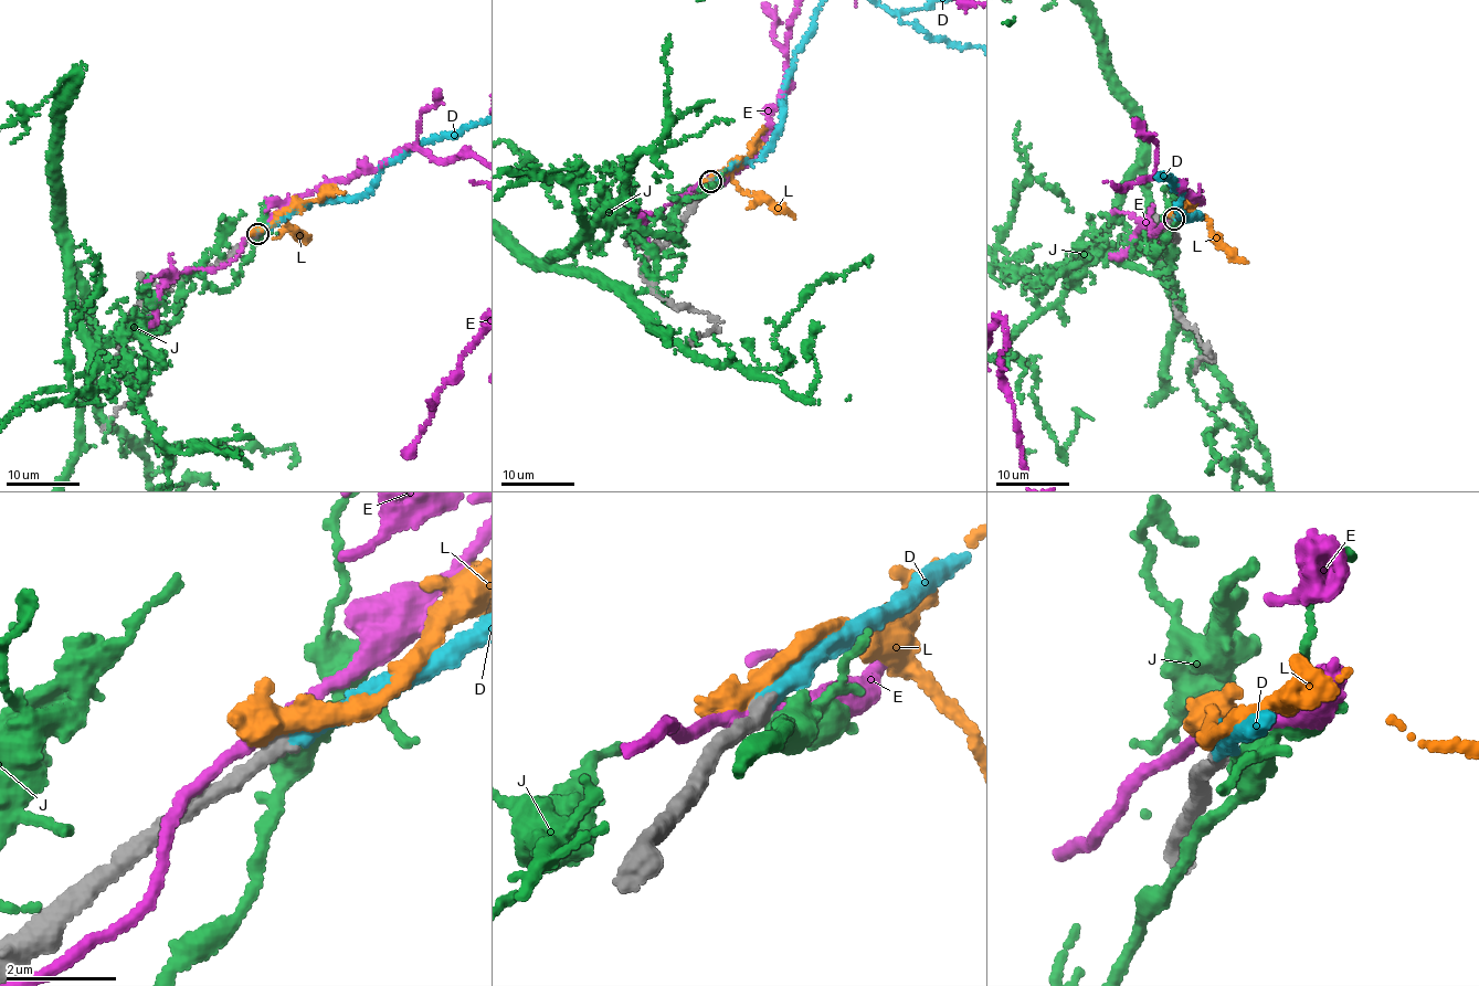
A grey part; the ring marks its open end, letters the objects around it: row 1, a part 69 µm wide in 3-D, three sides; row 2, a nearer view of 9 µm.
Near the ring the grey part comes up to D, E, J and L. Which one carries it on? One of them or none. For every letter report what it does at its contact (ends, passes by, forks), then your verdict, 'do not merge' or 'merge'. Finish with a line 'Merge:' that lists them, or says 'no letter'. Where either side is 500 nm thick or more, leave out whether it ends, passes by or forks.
D: it ends | merge
E: it passes by | do not merge
J: do not merge
L: do not merge
Merge: D

